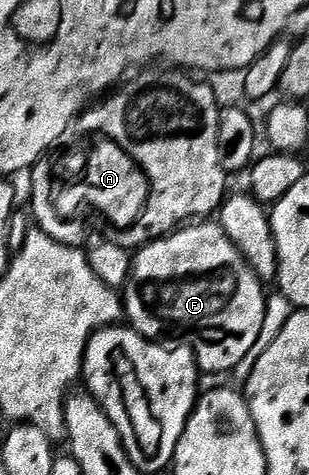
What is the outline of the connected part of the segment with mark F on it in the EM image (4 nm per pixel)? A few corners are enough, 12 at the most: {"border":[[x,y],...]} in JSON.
{"border":[[219,223],[136,249],[128,327],[229,374],[265,288]]}

